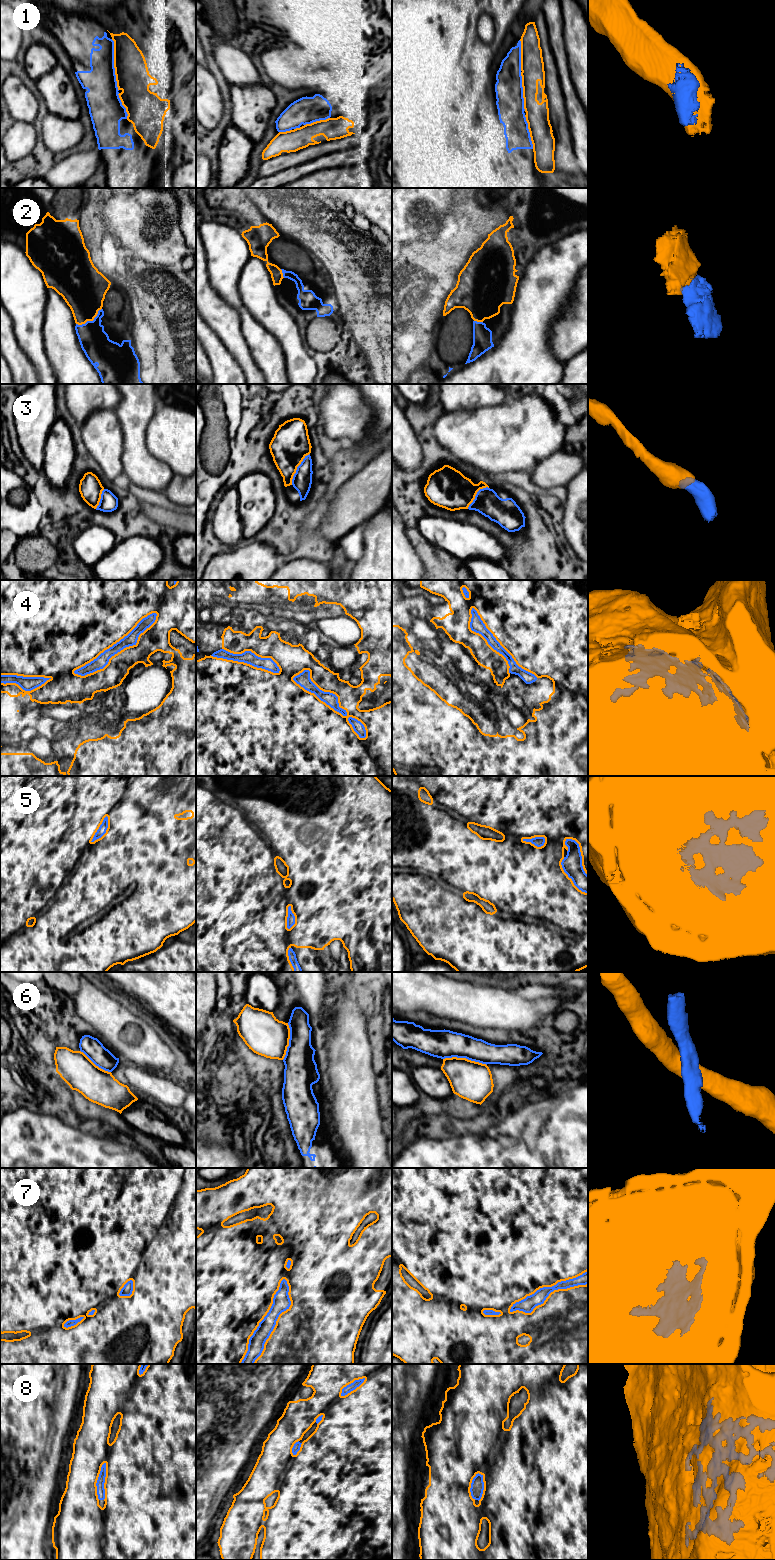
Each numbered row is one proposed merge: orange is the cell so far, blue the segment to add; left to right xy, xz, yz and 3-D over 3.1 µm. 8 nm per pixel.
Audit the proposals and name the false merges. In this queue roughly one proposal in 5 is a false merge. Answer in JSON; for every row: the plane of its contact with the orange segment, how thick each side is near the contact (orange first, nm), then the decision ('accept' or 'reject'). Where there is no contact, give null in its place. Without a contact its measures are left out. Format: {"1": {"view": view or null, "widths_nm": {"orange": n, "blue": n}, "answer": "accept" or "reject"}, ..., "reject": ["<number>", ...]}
{"1": {"view": "xy", "widths_nm": {"orange": 260, "blue": 240}, "answer": "reject"}, "2": {"view": "xy", "widths_nm": {"orange": 340, "blue": 240}, "answer": "accept"}, "3": {"view": "xz", "widths_nm": {"orange": 300, "blue": 160}, "answer": "accept"}, "4": {"view": "xy", "widths_nm": {"orange": 500, "blue": 100}, "answer": "accept"}, "5": {"view": "xy", "widths_nm": {"orange": 500, "blue": 70}, "answer": "accept"}, "6": {"view": "yz", "widths_nm": {"orange": 320, "blue": 220}, "answer": "reject"}, "7": {"view": "xz", "widths_nm": {"orange": 500, "blue": 140}, "answer": "accept"}, "8": {"view": "xy", "widths_nm": {"orange": 360, "blue": 60}, "answer": "accept"}, "reject": ["1", "6"]}

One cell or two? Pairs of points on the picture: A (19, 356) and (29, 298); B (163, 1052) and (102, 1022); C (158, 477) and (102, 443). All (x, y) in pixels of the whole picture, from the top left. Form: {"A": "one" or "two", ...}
{"A": "two", "B": "one", "C": "two"}

